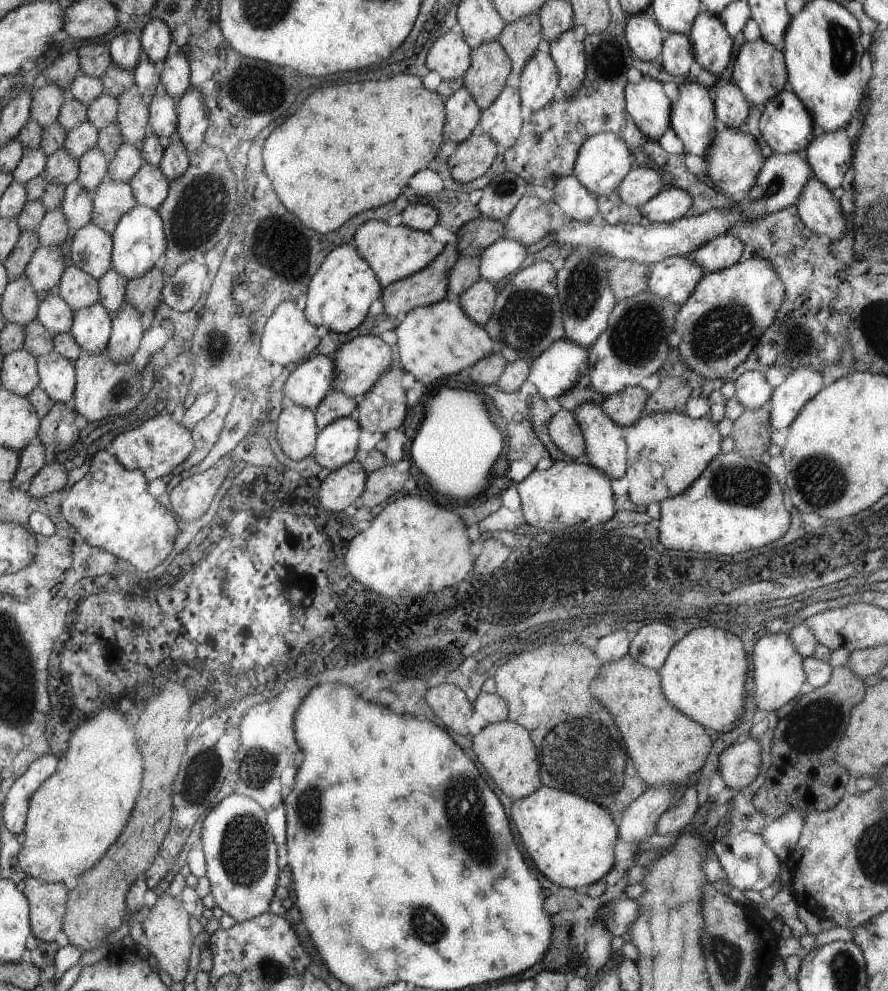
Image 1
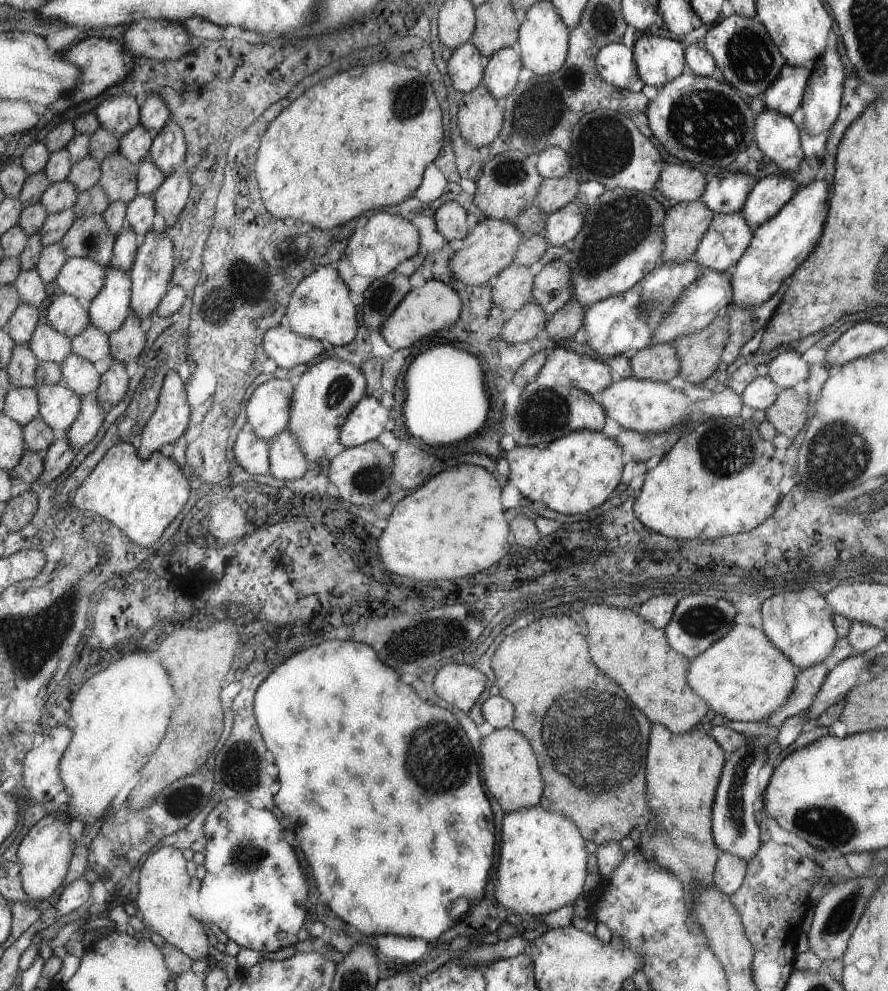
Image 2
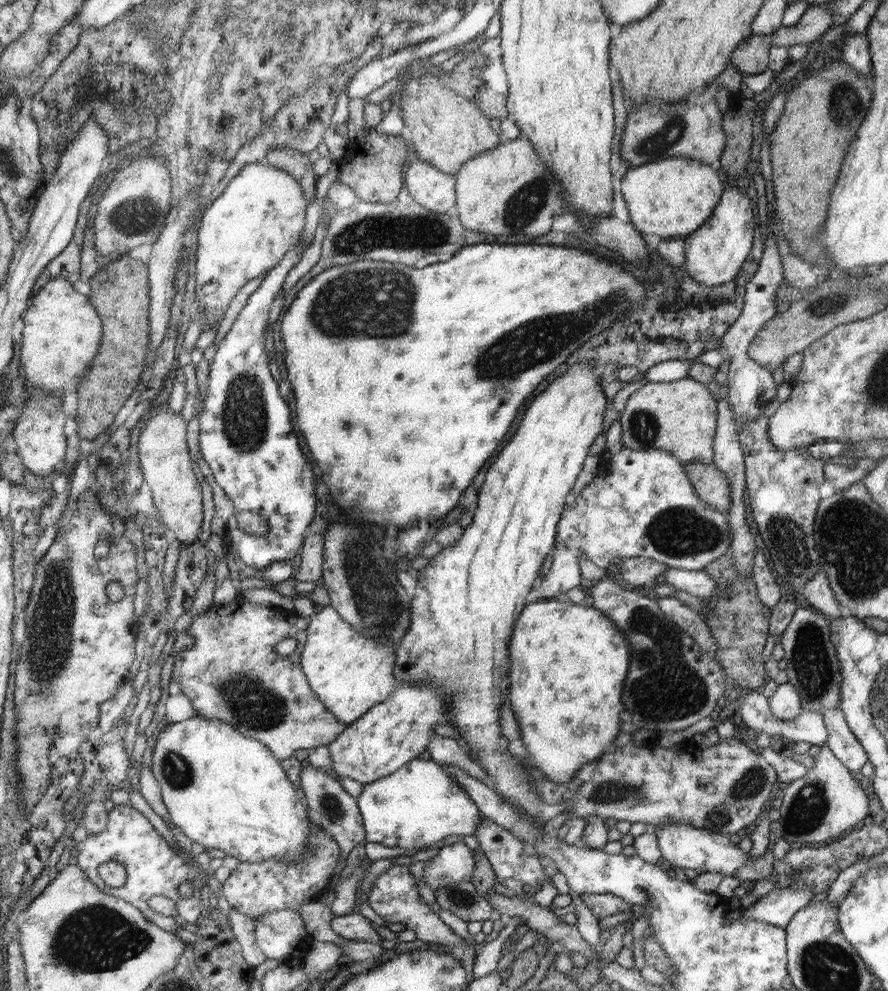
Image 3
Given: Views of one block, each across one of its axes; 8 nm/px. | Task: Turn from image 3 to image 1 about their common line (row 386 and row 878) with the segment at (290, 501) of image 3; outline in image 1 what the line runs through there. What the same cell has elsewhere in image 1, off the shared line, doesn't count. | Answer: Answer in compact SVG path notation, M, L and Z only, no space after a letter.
M233 794L224 797L214 810L206 816L201 832L201 847L205 854L207 870L206 878L210 881L211 893L214 896L215 905L230 914L236 923L244 922L268 912L268 906L272 902L276 882L278 882L278 854L274 838L268 834L266 826L265 807L254 799L244 795Z

